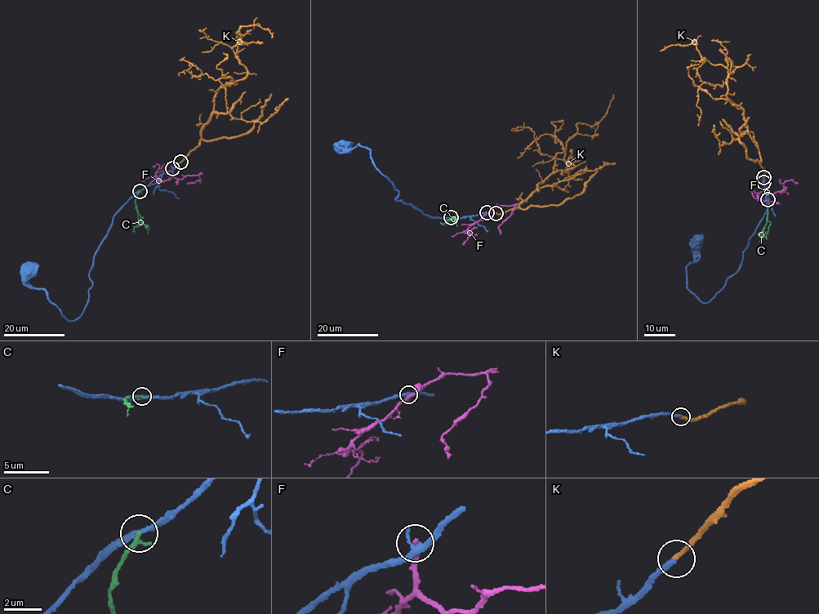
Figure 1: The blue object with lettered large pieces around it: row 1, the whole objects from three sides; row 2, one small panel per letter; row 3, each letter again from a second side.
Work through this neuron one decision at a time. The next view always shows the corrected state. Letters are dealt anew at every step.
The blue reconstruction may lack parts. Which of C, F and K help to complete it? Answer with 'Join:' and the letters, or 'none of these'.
Join: K

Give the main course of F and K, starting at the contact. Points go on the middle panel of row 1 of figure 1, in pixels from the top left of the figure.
F: (487, 212), (486, 215), (501, 206), (514, 206), (510, 215), (498, 227), (500, 234)
K: (496, 213), (517, 208), (553, 173), (575, 166), (564, 159), (566, 143), (576, 124), (598, 122), (612, 94)

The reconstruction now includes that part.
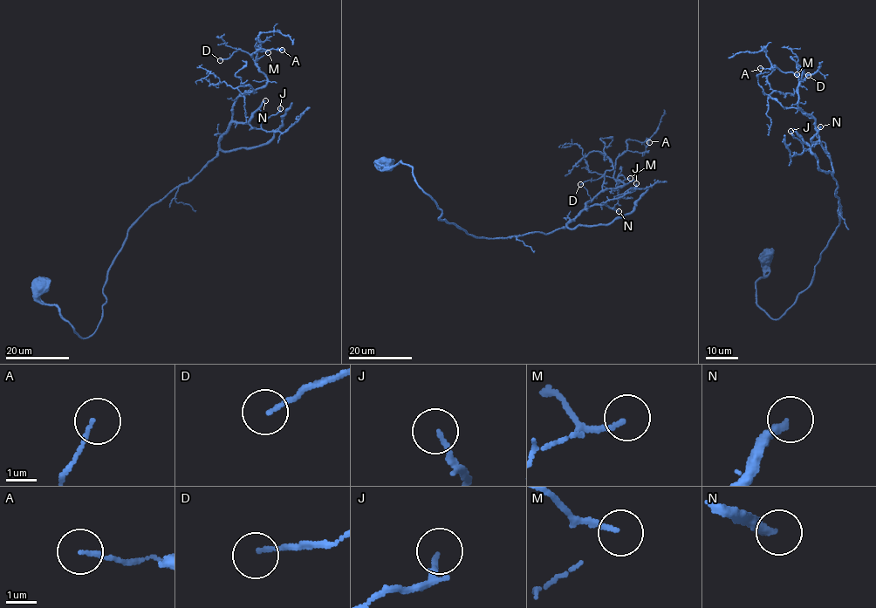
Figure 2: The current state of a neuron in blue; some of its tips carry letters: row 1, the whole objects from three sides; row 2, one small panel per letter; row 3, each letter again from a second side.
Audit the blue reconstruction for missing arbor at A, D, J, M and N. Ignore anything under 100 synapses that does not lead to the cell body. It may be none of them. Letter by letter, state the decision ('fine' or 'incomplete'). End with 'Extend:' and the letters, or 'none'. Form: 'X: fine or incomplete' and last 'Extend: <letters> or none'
A: fine
D: fine
J: fine
M: fine
N: incomplete
Extend: N

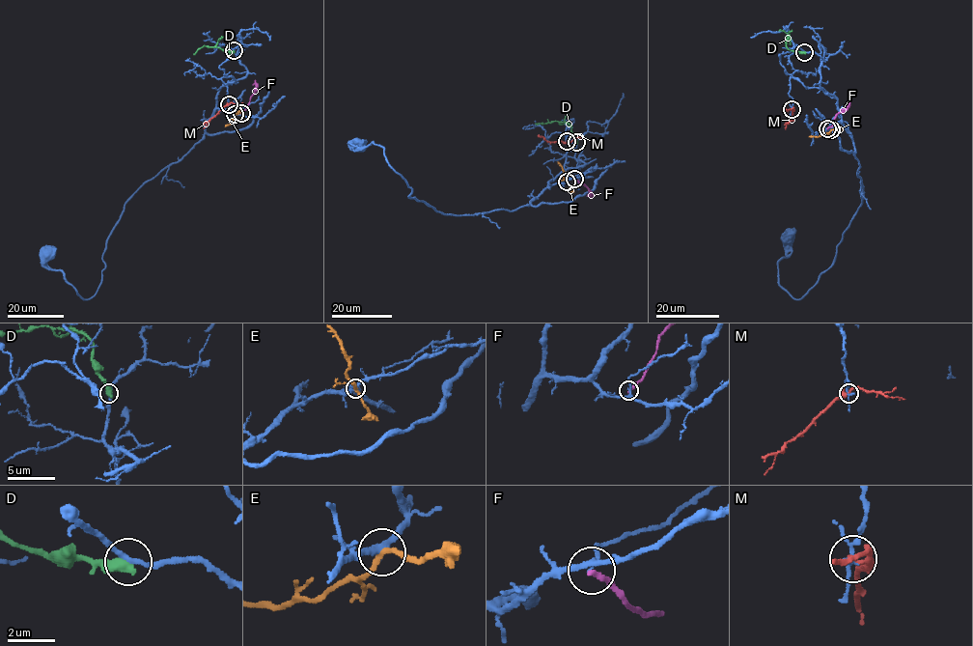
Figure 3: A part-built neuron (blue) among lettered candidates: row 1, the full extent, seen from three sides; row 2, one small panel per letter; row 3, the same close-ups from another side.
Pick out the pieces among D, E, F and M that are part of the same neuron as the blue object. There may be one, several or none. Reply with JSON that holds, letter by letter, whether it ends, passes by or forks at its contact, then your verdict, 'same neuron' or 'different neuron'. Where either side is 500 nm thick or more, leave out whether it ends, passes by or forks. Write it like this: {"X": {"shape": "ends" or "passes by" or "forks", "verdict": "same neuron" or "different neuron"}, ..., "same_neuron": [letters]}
{"D": {"verdict": "different neuron"}, "E": {"shape": "passes by", "verdict": "different neuron"}, "F": {"shape": "ends", "verdict": "different neuron"}, "M": {"shape": "passes by", "verdict": "different neuron"}, "same_neuron": []}

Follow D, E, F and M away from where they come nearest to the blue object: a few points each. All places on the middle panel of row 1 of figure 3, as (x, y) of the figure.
D: (576, 142), (571, 127), (566, 123), (535, 123)
E: (567, 182), (558, 161)
F: (574, 179), (588, 188), (590, 196)
M: (566, 140), (550, 143), (538, 137)

